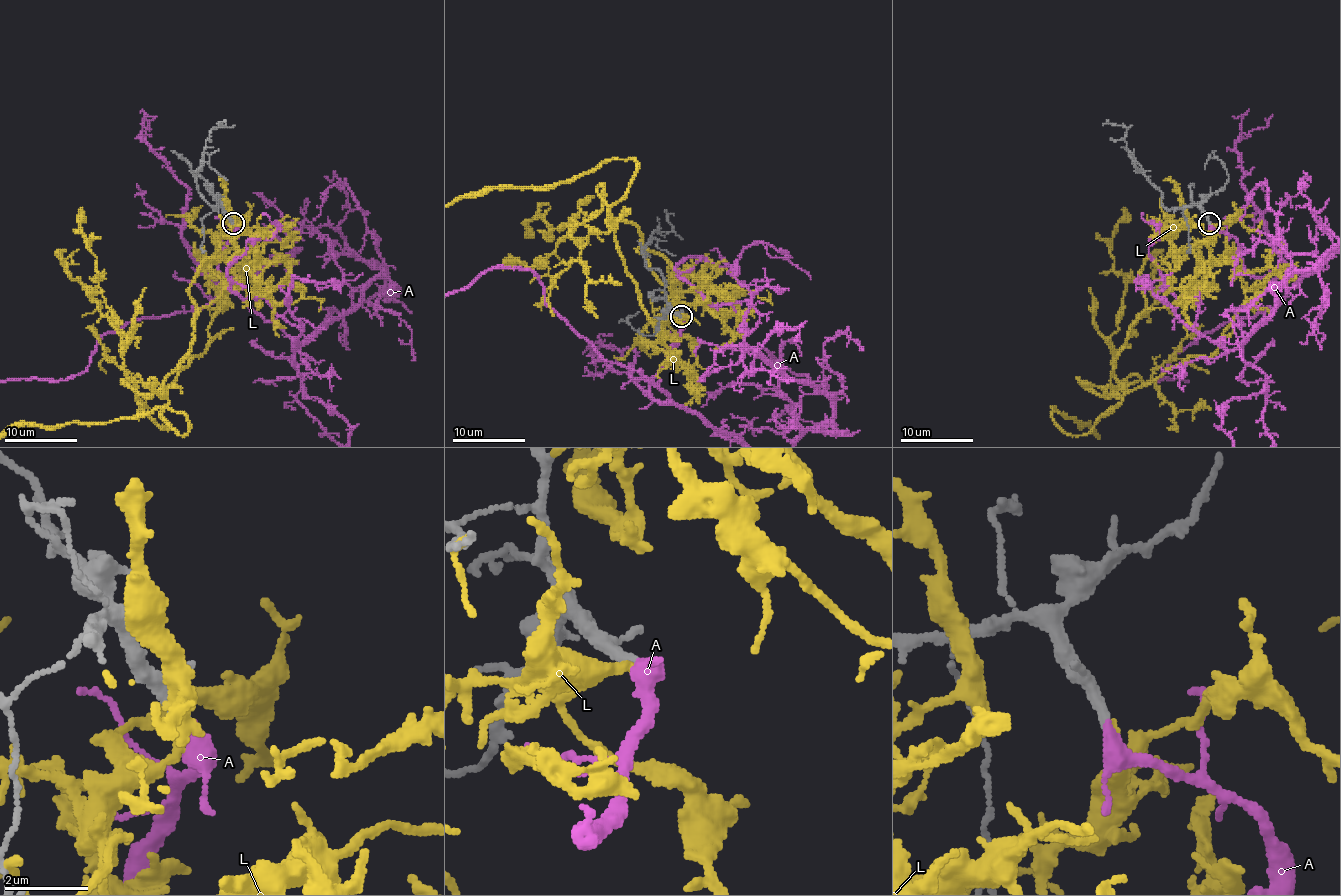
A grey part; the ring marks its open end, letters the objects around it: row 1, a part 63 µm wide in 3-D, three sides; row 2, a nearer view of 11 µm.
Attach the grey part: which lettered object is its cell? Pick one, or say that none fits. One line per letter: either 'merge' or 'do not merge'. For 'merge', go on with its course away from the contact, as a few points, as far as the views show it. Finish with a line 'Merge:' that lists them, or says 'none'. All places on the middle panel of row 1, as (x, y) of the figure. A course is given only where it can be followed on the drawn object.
A: merge
L: do not merge
Merge: A

